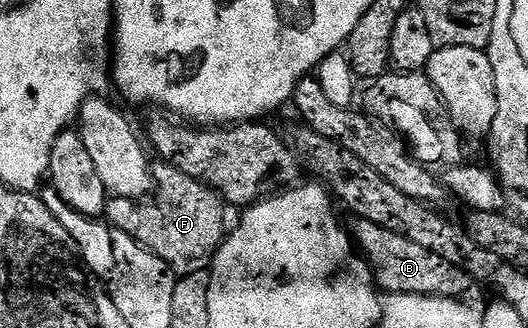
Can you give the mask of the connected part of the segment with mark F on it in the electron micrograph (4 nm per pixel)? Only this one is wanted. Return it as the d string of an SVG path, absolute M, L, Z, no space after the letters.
M162 162L153 168L154 196L155 200L130 200L120 196L108 199L107 223L164 260L176 277L208 271L225 239L223 197L197 178L189 178L189 174L181 174L181 170Z

